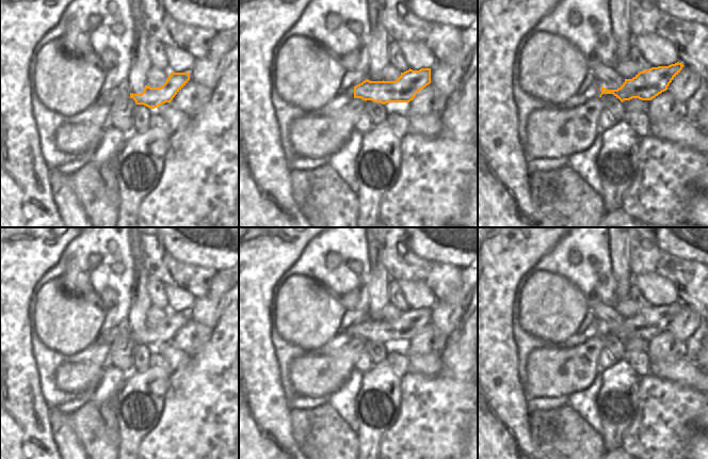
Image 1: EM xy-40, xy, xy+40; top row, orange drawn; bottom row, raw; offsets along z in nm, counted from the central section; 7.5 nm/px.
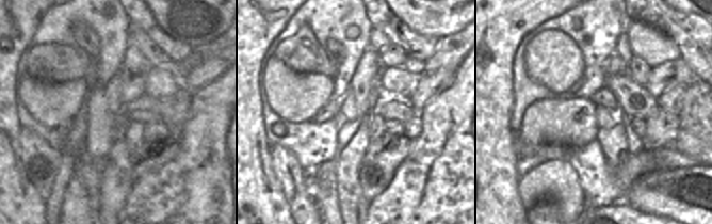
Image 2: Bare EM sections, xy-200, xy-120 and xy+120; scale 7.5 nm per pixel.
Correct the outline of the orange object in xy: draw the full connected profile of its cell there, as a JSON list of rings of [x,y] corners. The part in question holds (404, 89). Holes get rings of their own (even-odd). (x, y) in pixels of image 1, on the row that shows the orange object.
[[[431,68],[408,69],[401,73],[396,81],[370,81],[366,79],[354,88],[335,96],[319,111],[308,115],[320,115],[325,111],[339,110],[353,98],[372,100],[383,105],[387,102],[409,102],[427,85],[431,83]]]

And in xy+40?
[[[677,62],[669,66],[651,67],[640,72],[632,79],[625,82],[617,90],[607,90],[597,80],[591,83],[581,94],[577,94],[566,100],[561,107],[573,109],[602,94],[613,94],[622,102],[632,98],[651,100],[667,90],[672,80],[680,73],[685,65]]]

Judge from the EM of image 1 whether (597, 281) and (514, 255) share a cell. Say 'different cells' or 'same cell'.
different cells

